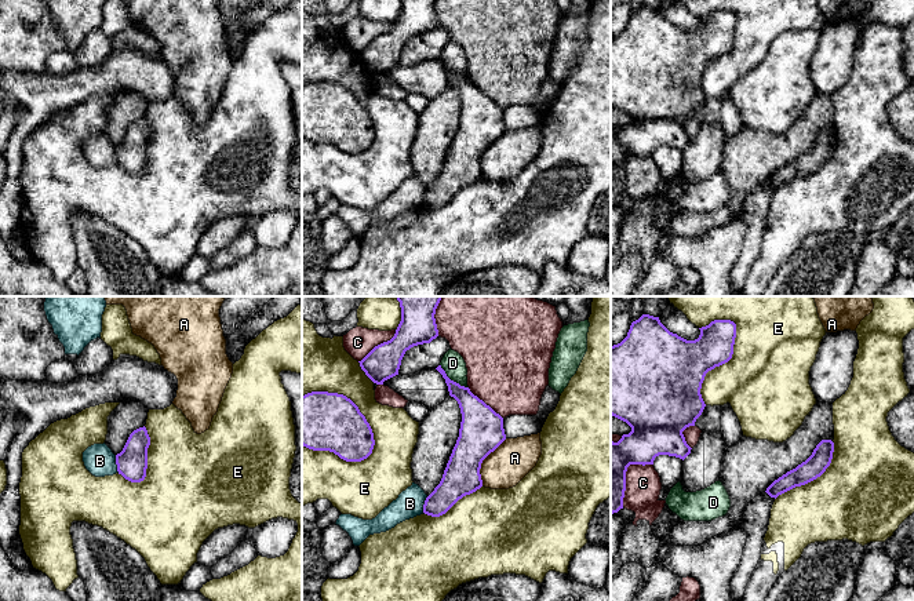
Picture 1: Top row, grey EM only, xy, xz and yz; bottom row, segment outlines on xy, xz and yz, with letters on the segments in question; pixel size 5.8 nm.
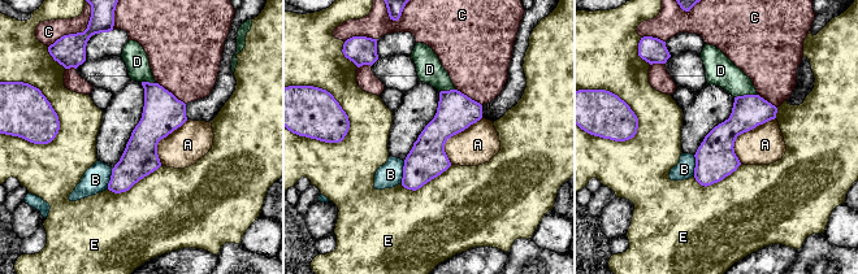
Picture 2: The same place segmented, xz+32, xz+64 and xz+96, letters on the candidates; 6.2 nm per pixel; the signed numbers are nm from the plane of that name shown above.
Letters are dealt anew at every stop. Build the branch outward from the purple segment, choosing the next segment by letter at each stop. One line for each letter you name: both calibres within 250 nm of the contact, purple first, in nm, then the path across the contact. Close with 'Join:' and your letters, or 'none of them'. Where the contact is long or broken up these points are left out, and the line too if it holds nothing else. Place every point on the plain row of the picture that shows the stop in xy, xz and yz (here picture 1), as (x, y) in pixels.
Join: none of them

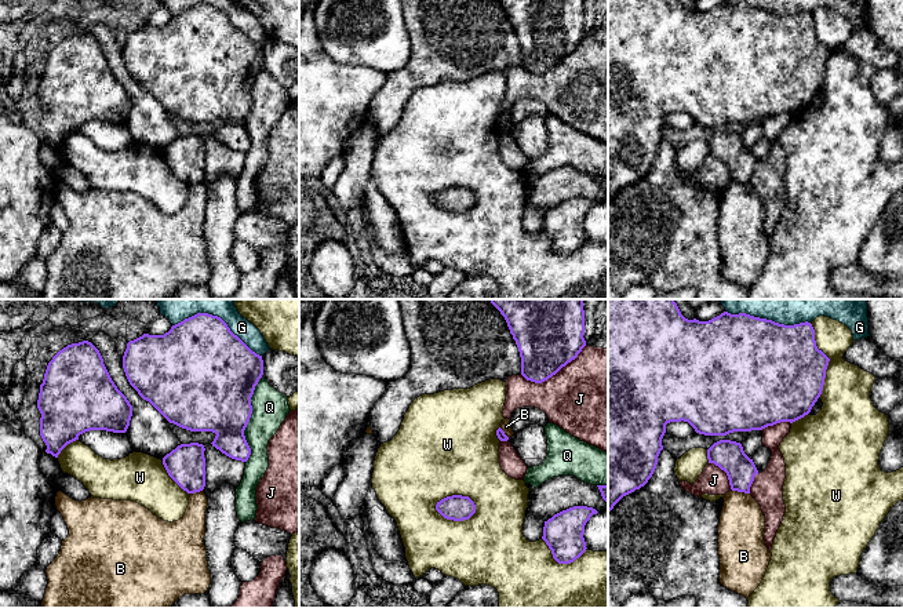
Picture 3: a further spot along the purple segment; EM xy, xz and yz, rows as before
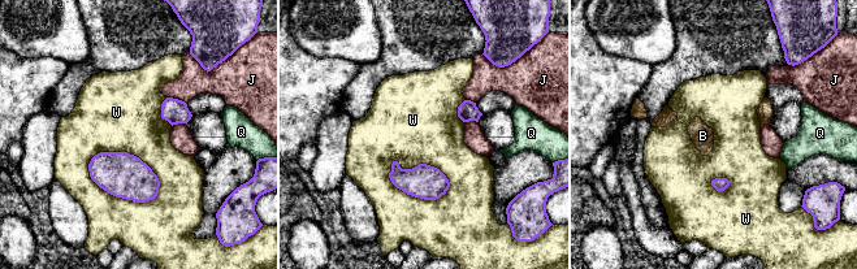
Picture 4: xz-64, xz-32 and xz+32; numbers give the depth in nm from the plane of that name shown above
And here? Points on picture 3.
Join: none of them

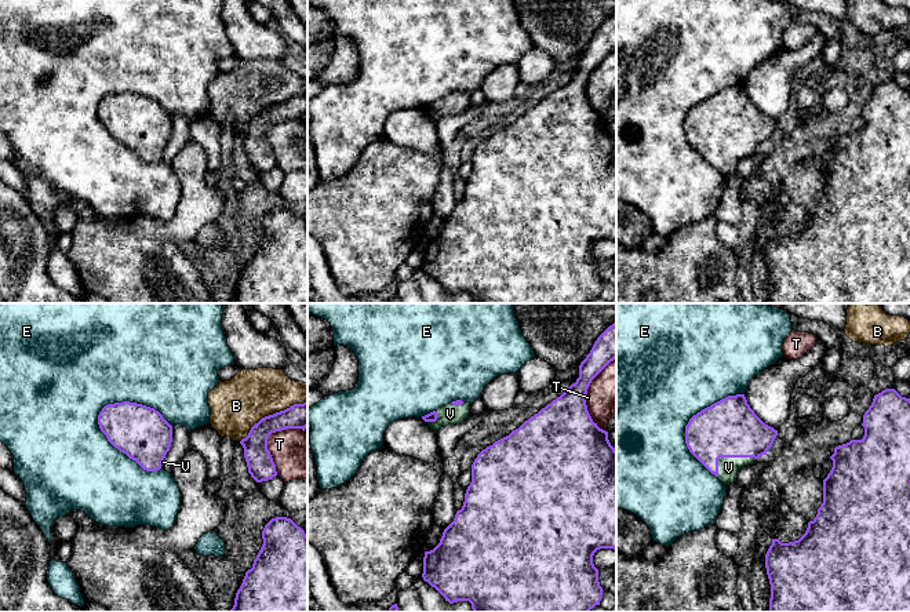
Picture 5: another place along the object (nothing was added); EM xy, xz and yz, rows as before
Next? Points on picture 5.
V: Thickness 340 nm (purple) against 120 nm
Join: V

